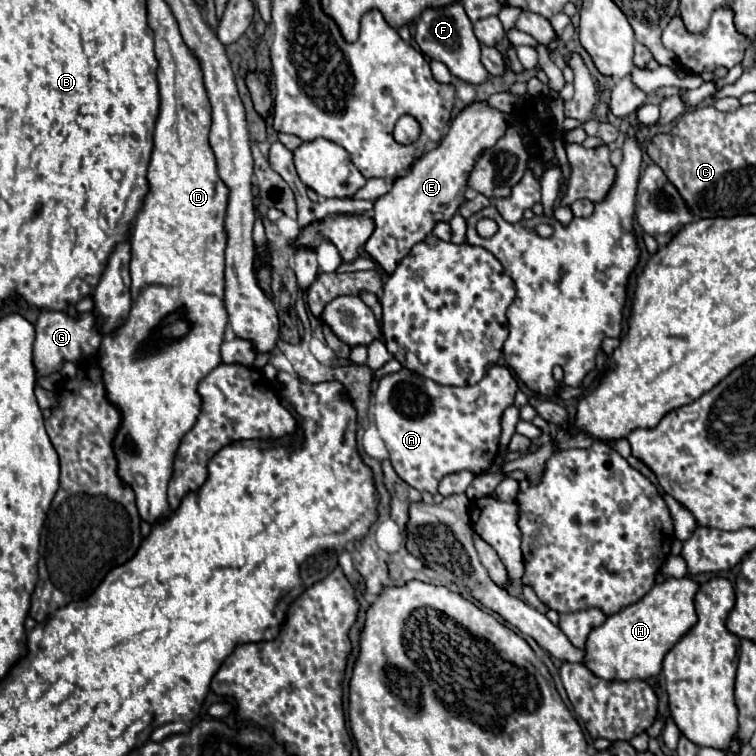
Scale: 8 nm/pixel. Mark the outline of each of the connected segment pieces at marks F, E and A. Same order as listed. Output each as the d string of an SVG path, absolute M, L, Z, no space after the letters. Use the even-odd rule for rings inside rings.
M448 4L440 8L428 8L420 14L416 22L416 36L420 50L432 58L440 60L448 66L452 76L470 82L470 84L482 84L488 78L486 68L480 62L480 42L472 32L472 22L468 20L464 8L460 4Z
M486 102L472 104L464 108L454 120L448 130L448 136L430 152L426 152L414 166L408 170L406 176L398 178L392 186L392 192L380 196L374 202L374 234L366 242L364 250L388 272L396 270L396 262L408 256L408 250L416 242L422 242L434 228L436 216L442 222L448 222L462 204L460 194L466 188L466 178L474 166L474 160L480 156L482 150L492 148L500 136L504 136L508 124L500 110L490 108Z
M494 364L488 368L486 376L474 384L474 386L440 386L432 380L420 378L410 370L400 370L396 374L382 376L374 394L376 410L374 410L374 422L376 428L386 442L386 448L390 452L390 462L396 470L396 474L410 484L416 490L428 490L430 494L436 494L438 482L446 474L472 470L482 472L492 464L492 460L498 456L498 438L500 438L500 418L502 412L514 402L514 394L518 390L518 382L512 376L512 372L506 366Z

